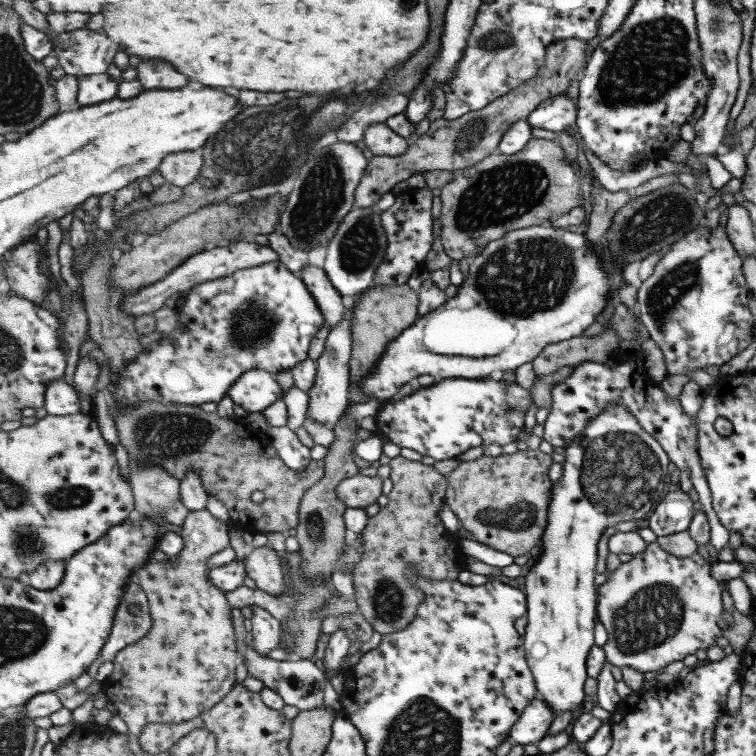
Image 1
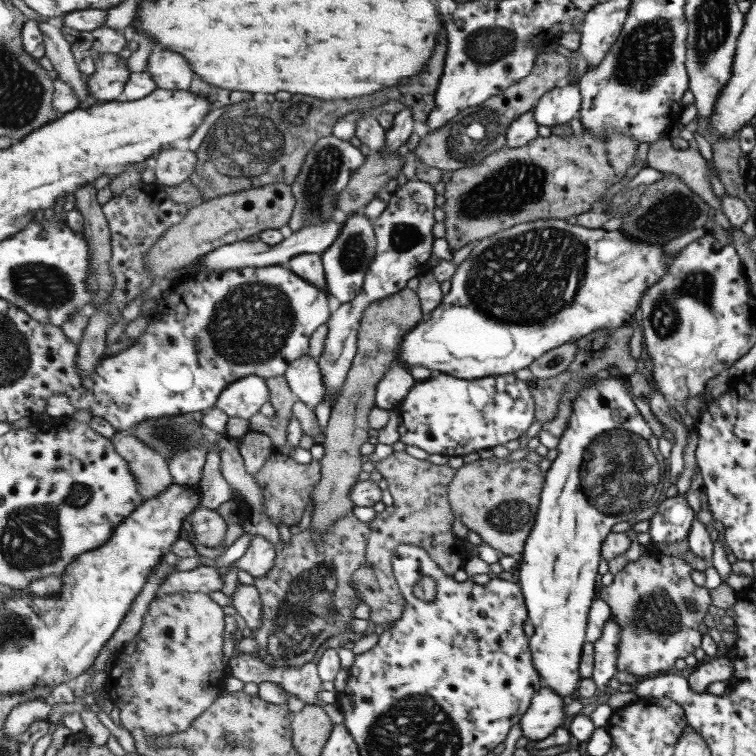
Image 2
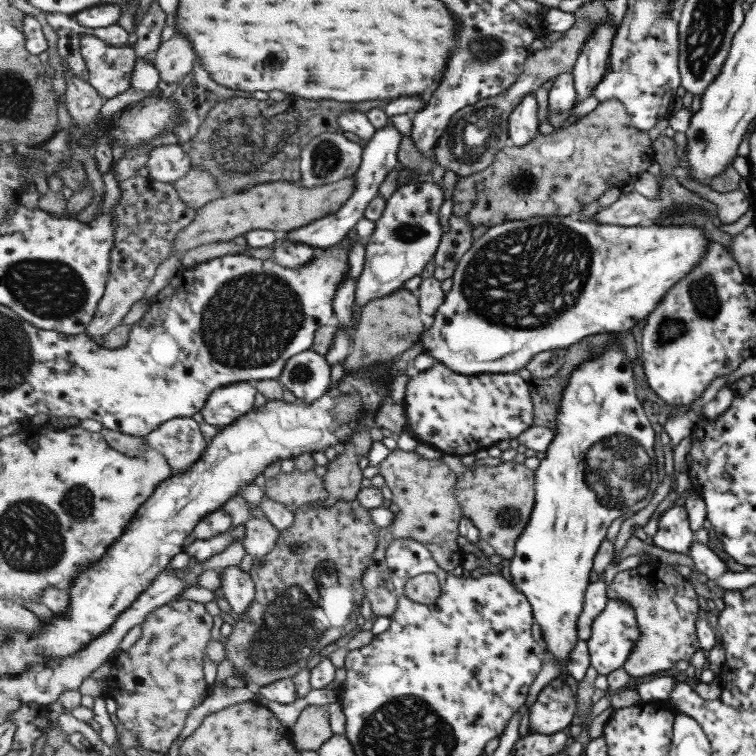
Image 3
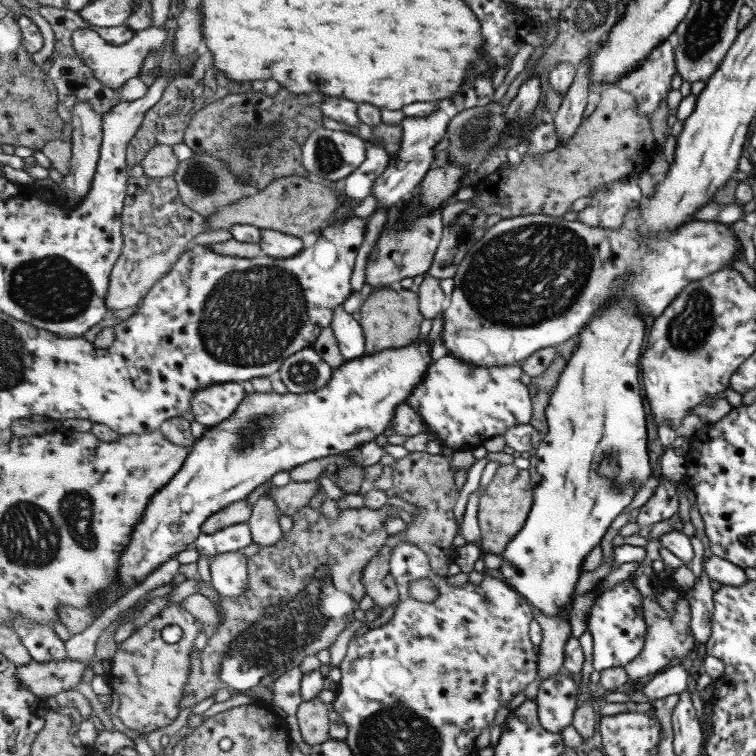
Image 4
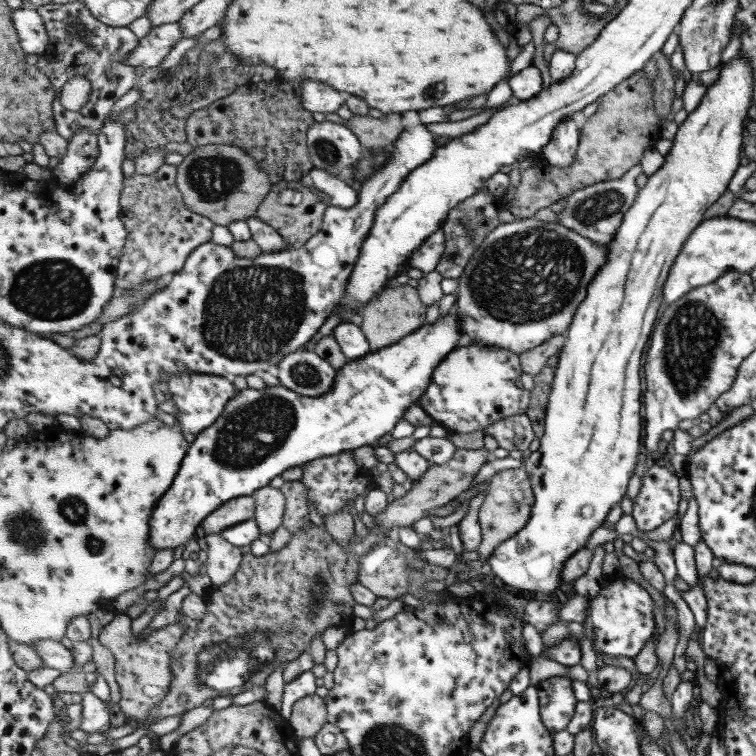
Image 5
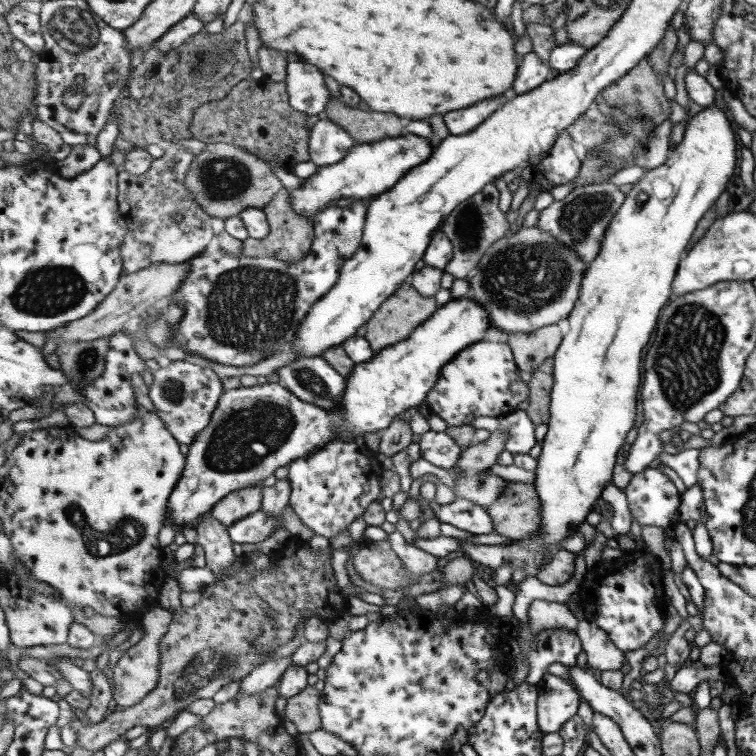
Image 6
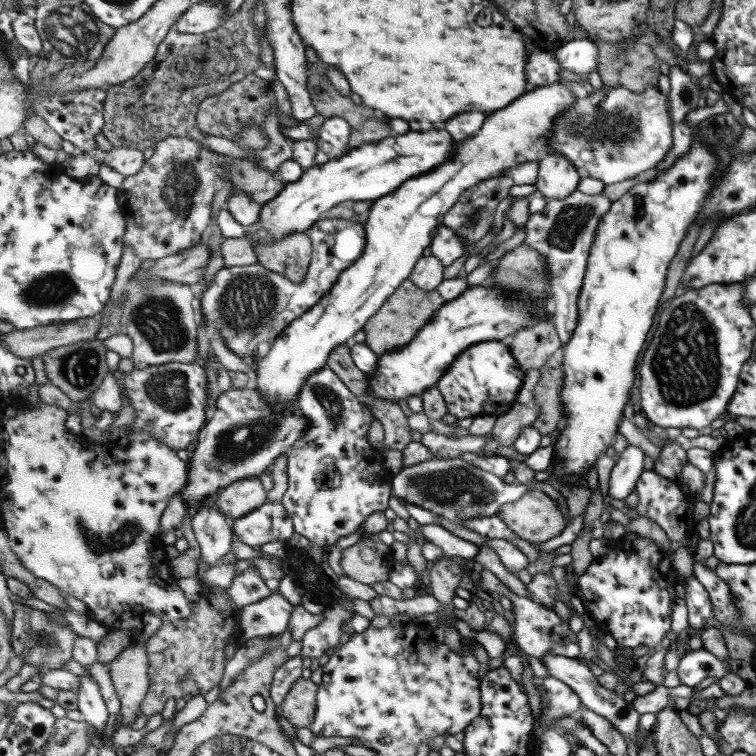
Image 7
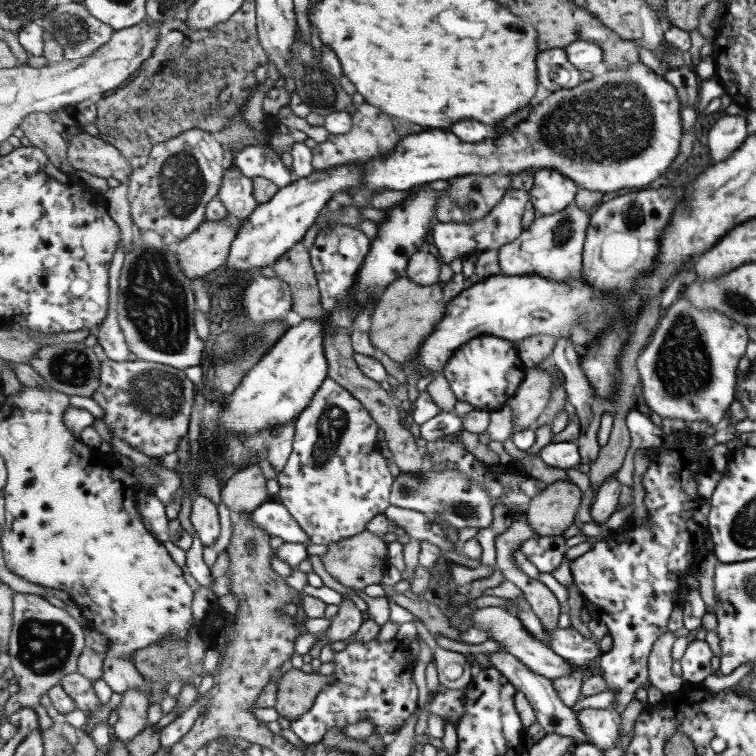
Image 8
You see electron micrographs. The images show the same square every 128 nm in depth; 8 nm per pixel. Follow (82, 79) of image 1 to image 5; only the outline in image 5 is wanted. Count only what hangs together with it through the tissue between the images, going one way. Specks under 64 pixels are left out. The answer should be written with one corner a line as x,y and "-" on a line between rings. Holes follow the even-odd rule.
179,22
152,27
135,51
123,59
123,64
146,70
156,68
182,38
185,38
185,34

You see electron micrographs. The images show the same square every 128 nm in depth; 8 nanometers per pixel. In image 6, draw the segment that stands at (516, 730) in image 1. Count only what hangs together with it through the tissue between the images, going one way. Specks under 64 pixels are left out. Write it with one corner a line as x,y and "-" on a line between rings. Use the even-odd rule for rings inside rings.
545,673
536,684
541,695
538,698
538,722
544,733
559,732
579,712
580,692
555,674

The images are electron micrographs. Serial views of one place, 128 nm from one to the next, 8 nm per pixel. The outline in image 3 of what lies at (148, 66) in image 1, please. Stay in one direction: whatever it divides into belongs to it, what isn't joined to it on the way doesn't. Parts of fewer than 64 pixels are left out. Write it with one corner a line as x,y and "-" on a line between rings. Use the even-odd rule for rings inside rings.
175,33
170,39
163,41
160,49
153,57
155,68
161,72
165,83
179,84
189,74
198,59
193,52
191,40
183,34

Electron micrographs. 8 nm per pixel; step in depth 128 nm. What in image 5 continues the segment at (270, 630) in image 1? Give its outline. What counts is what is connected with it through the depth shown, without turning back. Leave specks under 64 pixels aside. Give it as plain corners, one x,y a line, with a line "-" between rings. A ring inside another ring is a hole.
221,532
204,534
207,548
207,573
213,588
230,584
241,569
244,554
241,548
231,544

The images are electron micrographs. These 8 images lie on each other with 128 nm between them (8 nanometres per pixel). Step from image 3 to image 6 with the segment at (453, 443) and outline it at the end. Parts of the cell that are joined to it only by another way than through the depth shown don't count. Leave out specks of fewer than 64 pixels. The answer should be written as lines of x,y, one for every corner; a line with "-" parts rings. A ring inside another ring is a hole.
479,341
462,350
451,362
443,368
434,390
427,396
431,410
442,418
447,426
472,425
481,417
504,417
518,410
521,402
530,398
530,386
521,380
520,368
516,364
515,355
509,342

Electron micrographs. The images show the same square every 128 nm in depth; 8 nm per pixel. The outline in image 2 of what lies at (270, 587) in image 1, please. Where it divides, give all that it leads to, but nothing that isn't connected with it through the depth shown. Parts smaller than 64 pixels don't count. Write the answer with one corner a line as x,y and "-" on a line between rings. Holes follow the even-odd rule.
252,535
244,554
229,566
247,572
253,579
266,578
276,568
277,559
276,545
271,540
265,536

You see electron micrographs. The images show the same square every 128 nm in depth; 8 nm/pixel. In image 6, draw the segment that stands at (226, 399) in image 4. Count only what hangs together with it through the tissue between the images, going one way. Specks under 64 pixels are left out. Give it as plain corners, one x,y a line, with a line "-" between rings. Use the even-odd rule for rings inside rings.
192,359
164,362
161,368
151,373
153,383
148,387
148,394
153,401
154,412
163,419
179,443
190,446
214,418
219,400
226,391
223,378
213,368

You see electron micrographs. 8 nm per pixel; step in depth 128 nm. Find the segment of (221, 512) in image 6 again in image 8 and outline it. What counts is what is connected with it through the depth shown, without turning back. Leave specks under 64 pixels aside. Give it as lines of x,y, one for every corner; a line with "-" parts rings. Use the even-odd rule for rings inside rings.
258,464
234,472
222,487
222,502
233,512
252,513
270,499
267,478

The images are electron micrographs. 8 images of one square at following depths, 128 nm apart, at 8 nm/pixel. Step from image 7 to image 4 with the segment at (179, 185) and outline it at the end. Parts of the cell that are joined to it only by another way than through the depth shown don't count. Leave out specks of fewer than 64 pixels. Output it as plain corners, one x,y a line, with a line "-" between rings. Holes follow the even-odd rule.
146,175
131,177
125,205
122,214
124,247
111,273
107,293
109,315
142,302
154,284
170,274
187,246
189,248
189,242
206,231
207,218
185,203
174,176
161,179

